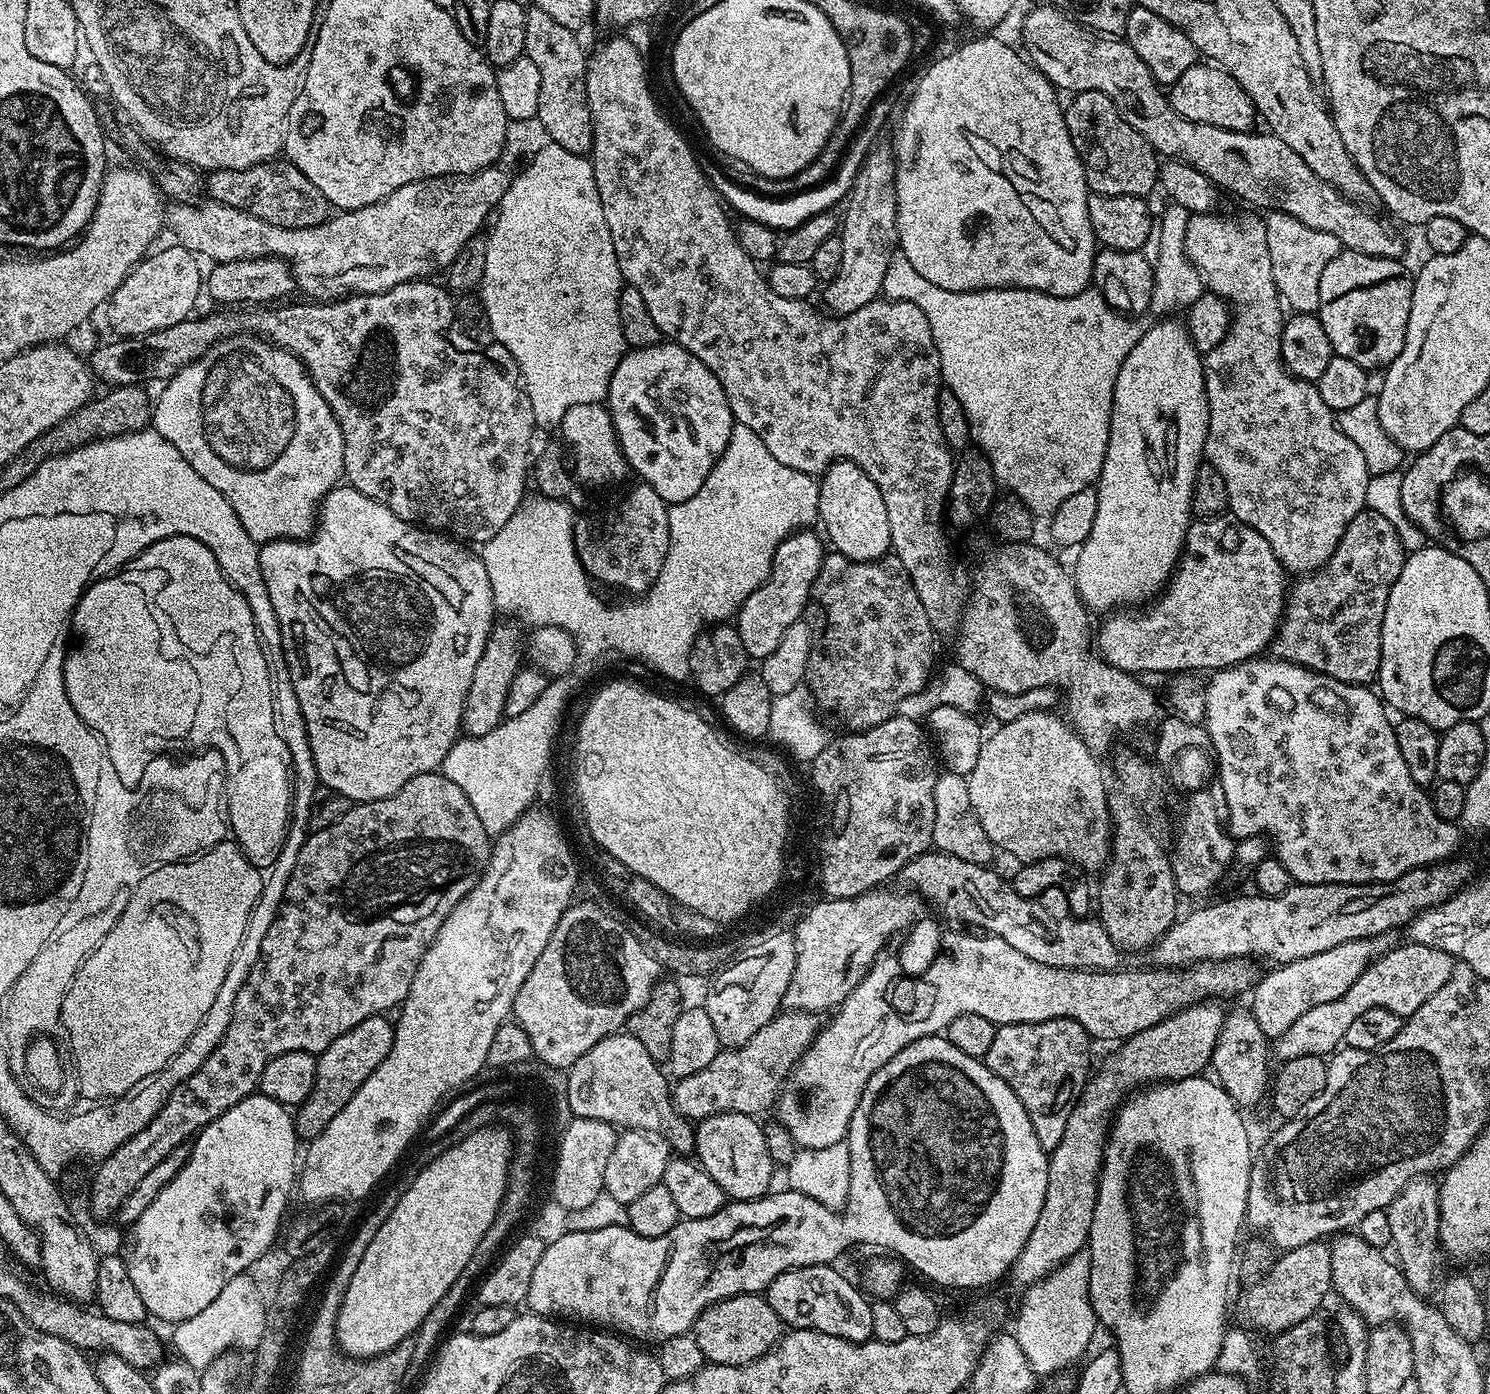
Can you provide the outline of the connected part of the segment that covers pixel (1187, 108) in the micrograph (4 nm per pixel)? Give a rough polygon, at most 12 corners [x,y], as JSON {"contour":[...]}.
{"contour":[[1197,62],[1170,85],[1184,120],[1246,132],[1256,105],[1225,68]]}

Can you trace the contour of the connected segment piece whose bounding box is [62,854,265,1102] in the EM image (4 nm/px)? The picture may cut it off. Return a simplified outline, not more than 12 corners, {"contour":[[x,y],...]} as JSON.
{"contour":[[164,868],[76,976],[88,1102],[159,1074],[206,1018],[265,877]]}

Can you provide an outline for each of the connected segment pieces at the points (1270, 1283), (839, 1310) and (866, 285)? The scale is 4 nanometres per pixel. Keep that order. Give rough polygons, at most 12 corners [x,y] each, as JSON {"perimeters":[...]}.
{"perimeters":[[[1331,1247],[1283,1251],[1235,1303],[1237,1323],[1279,1334],[1333,1289]],[[836,1266],[778,1274],[770,1310],[789,1329],[873,1339],[869,1297]],[[873,147],[843,205],[833,316],[883,293],[900,243],[896,158]]]}

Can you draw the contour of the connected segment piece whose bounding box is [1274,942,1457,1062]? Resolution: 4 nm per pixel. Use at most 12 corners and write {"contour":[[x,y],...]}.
{"contour":[[1401,943],[1274,1040],[1283,1062],[1344,1044],[1365,1010],[1412,1016],[1450,982],[1444,950]]}

